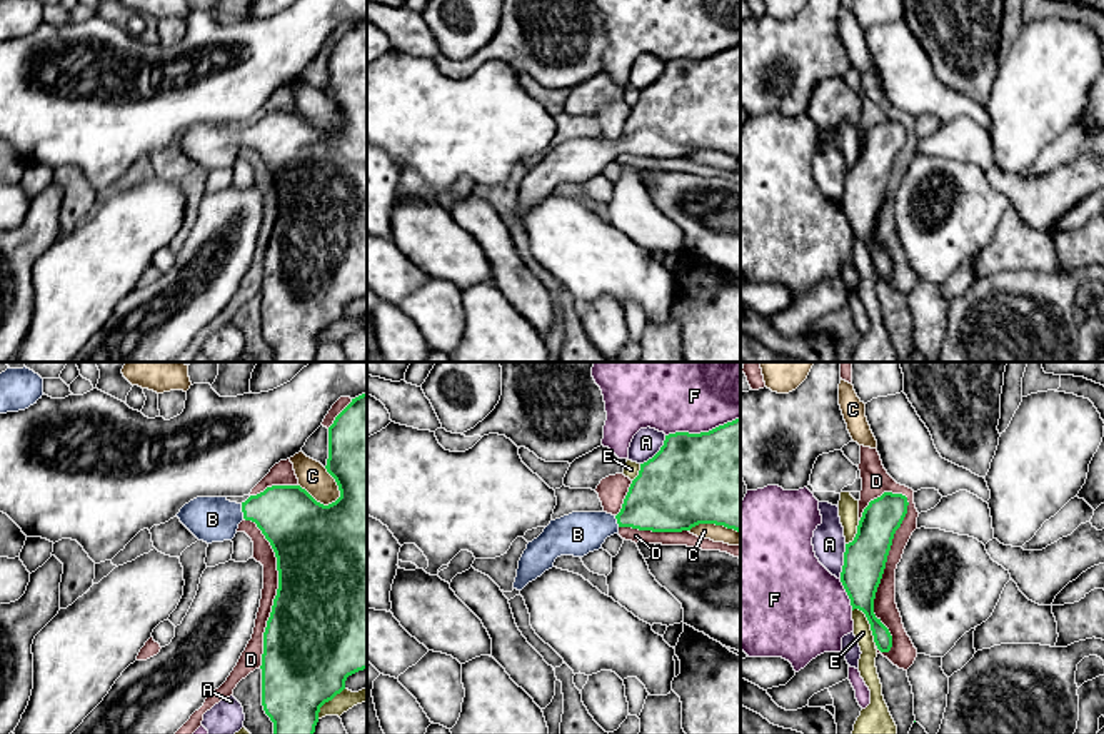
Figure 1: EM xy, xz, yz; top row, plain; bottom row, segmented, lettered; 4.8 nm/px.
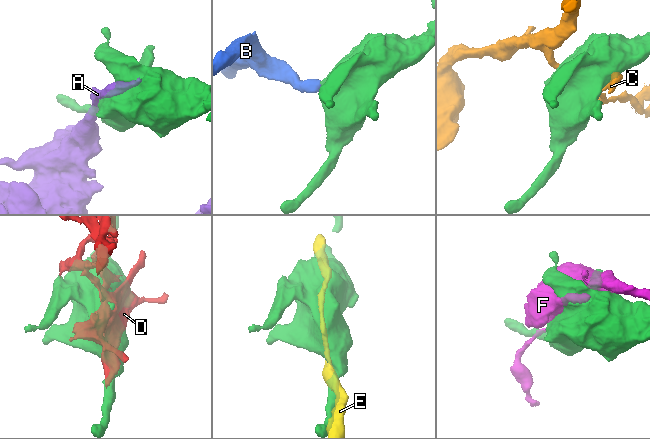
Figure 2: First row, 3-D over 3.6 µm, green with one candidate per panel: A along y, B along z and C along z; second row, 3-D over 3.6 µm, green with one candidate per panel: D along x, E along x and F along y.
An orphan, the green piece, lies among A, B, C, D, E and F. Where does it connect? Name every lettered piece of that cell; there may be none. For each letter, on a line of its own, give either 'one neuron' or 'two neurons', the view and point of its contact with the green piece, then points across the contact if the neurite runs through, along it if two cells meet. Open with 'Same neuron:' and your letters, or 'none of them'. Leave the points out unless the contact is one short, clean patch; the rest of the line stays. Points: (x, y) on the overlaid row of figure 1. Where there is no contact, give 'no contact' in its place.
Same neuron: B
A: two neurons | yz (844, 561)
B: one neuron | xy (242, 511) | across xy (292, 521), (279, 511), (242, 511), (212, 519)
C: two neurons | xy (319, 502)
D: two neurons | yz (883, 571)
E: two neurons | yz (869, 623)
F: two neurons | xz (702, 432)

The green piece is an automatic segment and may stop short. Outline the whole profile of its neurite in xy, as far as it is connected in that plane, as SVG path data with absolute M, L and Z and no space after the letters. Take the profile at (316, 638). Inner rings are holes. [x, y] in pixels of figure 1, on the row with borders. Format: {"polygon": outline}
{"polygon": "M367 394L352 399L352 402L335 417L334 424L329 427L329 459L325 469L335 479L340 490L340 497L329 505L317 502L300 485L272 485L257 495L250 495L242 504L230 502L227 497L197 497L188 504L185 504L177 514L180 522L198 540L203 540L207 544L232 540L237 534L238 524L243 519L252 520L262 530L262 534L270 542L275 552L277 571L279 571L279 589L263 632L263 654L260 666L262 706L265 714L273 722L273 734L314 734L315 726L319 722L320 707L345 689L345 681L349 676L367 669Z"}

